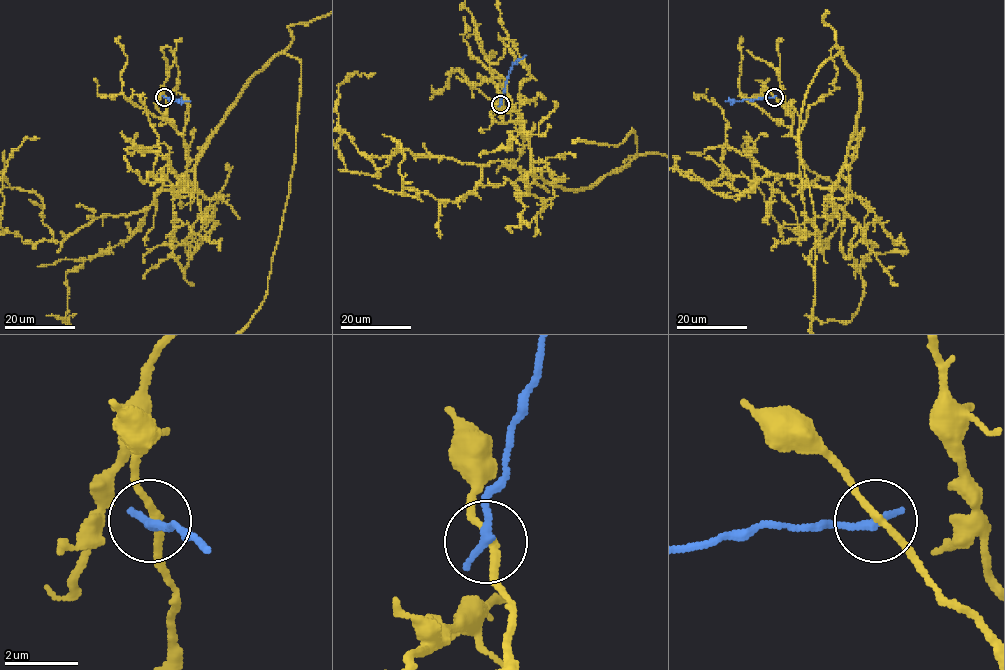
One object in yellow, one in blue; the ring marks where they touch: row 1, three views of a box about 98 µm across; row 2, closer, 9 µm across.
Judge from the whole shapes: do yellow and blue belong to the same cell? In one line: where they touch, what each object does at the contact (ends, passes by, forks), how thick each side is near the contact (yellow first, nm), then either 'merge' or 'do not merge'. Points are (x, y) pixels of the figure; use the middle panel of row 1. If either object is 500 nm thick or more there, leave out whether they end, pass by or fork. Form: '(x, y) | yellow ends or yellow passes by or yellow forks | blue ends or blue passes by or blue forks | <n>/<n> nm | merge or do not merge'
(500, 104) | yellow passes by | blue ends | 180/260 nm | do not merge

